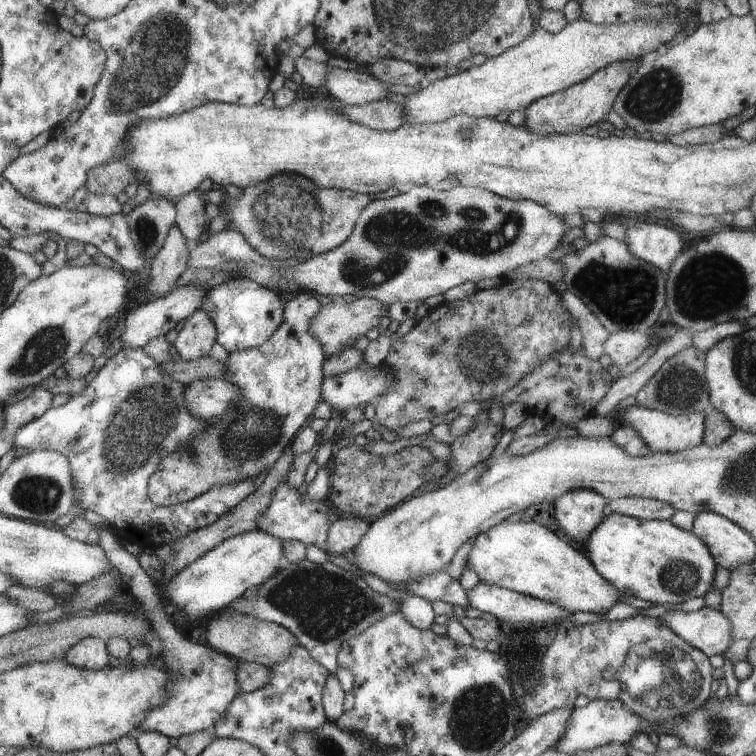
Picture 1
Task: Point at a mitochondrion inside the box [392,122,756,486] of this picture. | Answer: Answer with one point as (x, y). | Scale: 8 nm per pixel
(619, 294)

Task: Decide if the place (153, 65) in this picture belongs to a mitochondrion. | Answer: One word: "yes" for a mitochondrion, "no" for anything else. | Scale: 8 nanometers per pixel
yes

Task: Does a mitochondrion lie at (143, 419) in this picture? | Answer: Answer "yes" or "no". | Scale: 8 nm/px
yes

